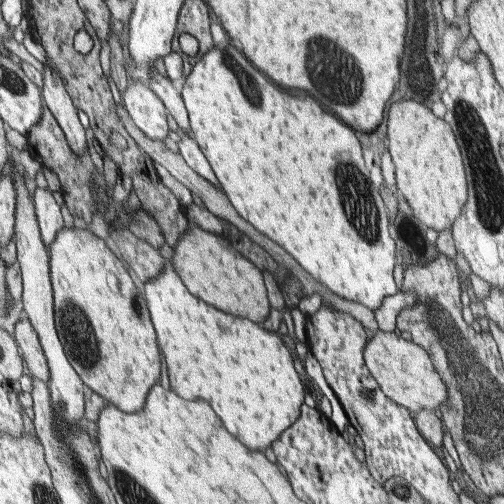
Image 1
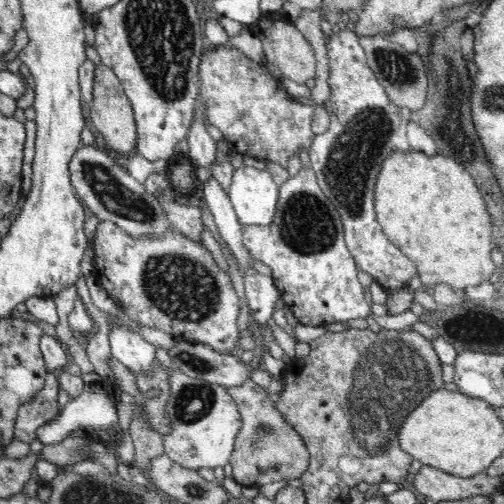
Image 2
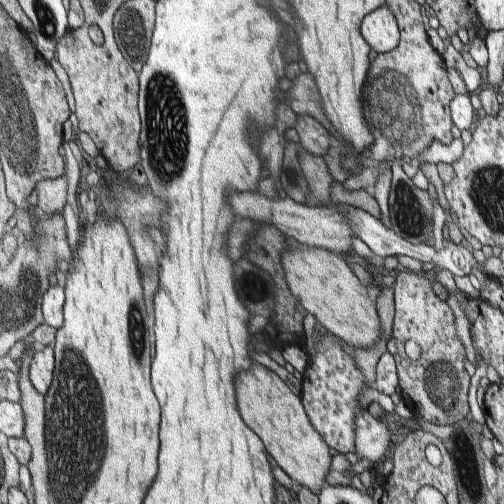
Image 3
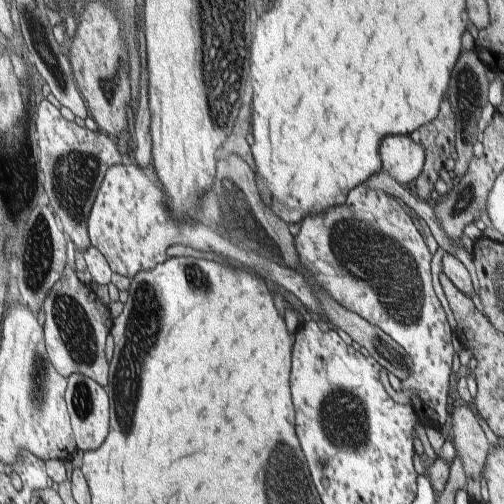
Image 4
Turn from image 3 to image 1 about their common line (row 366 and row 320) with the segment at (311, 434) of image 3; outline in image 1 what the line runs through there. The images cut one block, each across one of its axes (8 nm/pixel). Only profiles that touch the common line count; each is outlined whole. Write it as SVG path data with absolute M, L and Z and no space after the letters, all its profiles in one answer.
M189 224L187 232L181 236L177 246L171 248L175 254L167 264L175 268L175 272L181 276L193 296L205 300L221 312L229 312L231 316L263 324L263 320L269 316L269 302L261 272L237 248L233 248L225 240L225 236L203 232L199 226Z

